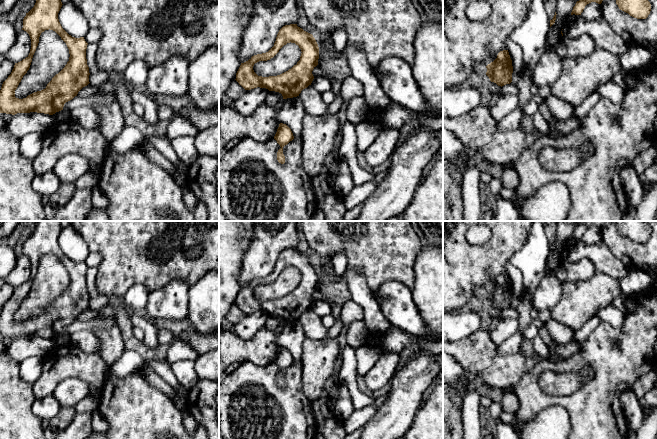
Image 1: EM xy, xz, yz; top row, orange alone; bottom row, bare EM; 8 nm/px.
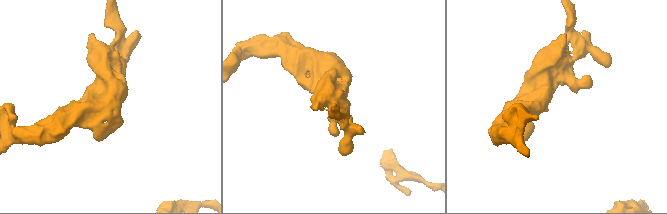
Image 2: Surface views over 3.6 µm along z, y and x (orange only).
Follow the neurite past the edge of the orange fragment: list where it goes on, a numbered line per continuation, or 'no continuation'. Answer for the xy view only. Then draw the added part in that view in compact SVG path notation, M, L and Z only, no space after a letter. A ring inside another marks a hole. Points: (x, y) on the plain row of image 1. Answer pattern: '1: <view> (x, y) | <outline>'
no continuation

